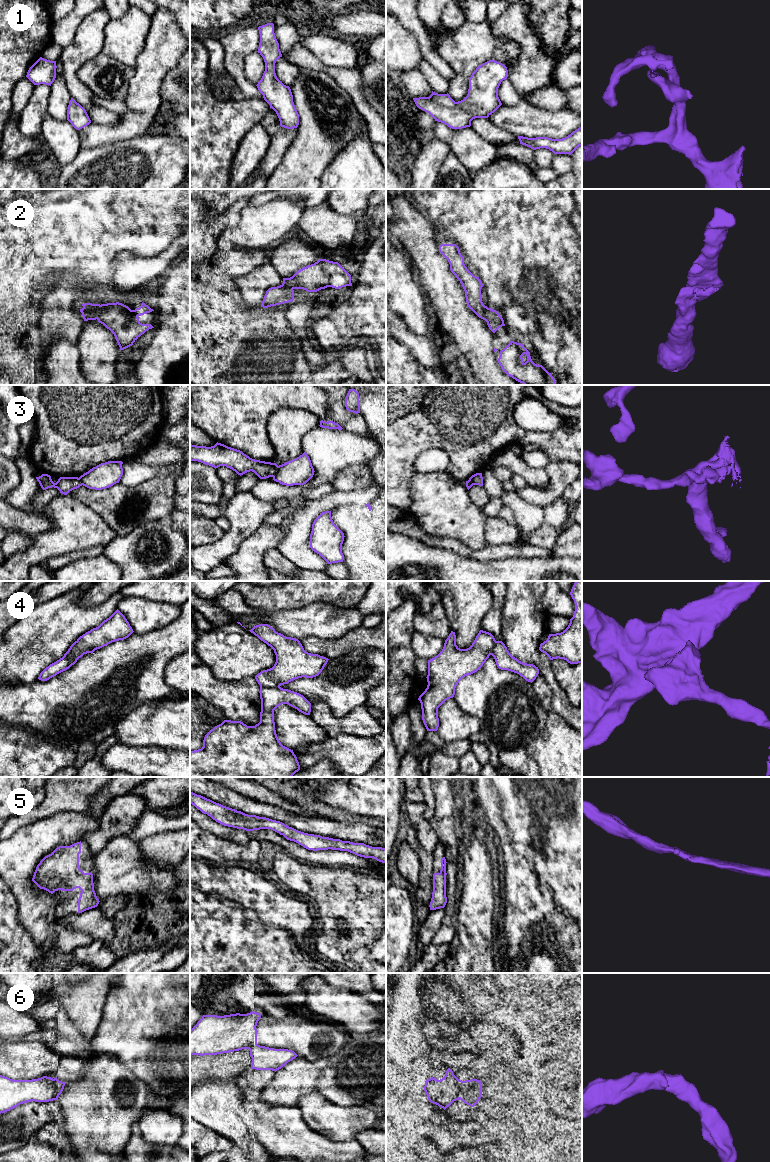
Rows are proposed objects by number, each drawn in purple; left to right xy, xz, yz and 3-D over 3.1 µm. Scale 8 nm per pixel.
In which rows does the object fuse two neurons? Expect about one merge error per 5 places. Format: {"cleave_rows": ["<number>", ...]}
{"cleave_rows": ["3", "4", "6"]}

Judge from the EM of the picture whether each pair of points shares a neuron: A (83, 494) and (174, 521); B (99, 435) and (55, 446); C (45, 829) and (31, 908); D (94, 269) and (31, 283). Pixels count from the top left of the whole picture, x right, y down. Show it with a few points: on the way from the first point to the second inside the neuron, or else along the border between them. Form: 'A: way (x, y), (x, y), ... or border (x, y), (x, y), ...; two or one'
A: border (176, 508), (165, 519); two
B: way (88, 435), (75, 435), (66, 444); one
C: way (26, 849), (22, 853), (22, 888); one
D: way (78, 268), (74, 266), (47, 267); one

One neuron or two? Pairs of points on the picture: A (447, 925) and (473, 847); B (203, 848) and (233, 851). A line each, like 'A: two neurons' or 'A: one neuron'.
A: two neurons
B: one neuron

